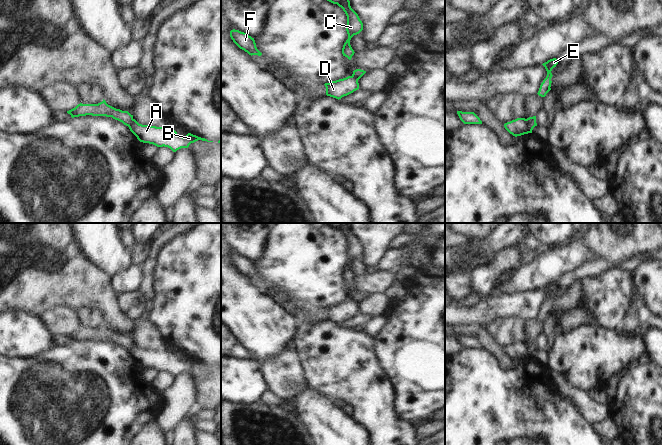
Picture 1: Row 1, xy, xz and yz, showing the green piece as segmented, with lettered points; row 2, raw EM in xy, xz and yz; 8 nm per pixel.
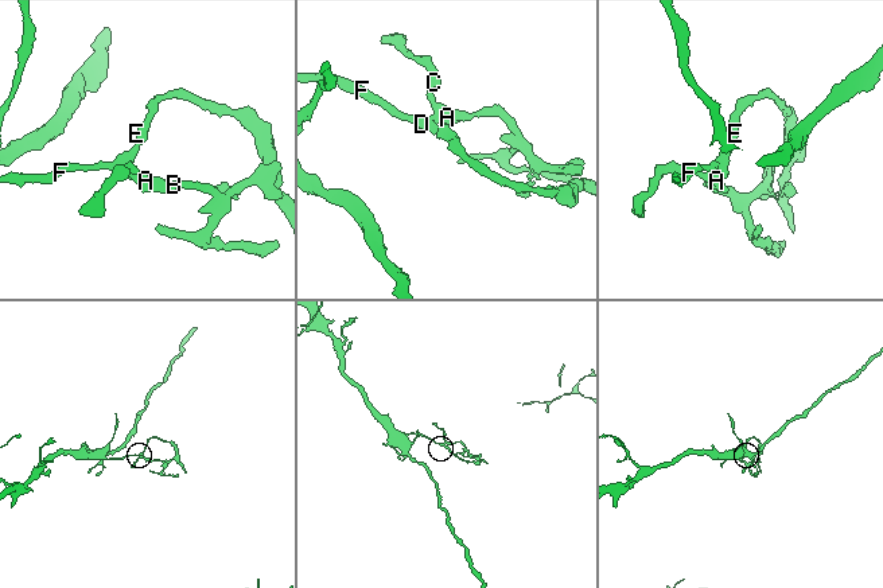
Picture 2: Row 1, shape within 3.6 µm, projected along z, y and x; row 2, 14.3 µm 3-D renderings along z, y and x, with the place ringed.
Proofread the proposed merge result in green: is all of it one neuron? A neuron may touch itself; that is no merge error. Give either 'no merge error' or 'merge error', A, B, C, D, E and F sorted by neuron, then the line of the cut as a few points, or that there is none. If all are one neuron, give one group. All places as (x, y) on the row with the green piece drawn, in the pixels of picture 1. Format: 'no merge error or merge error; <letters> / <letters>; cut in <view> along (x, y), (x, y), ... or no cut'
merge error; A B C / D E F; cut in yz along (525, 119), (531, 131)

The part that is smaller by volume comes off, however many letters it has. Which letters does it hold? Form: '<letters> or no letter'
A, B, C

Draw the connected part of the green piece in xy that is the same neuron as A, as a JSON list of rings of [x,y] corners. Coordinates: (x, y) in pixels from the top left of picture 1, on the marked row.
[[[135,119],[130,123],[129,129],[140,142],[153,144],[157,147],[168,147],[173,152],[181,148],[188,148],[191,143],[198,140],[213,142],[191,133],[188,133],[184,137],[180,136],[174,129],[168,126],[156,127],[142,125]]]

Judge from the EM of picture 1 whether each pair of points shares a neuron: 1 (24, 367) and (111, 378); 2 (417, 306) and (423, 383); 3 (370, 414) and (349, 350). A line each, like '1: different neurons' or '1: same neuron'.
1: same neuron
2: same neuron
3: same neuron

